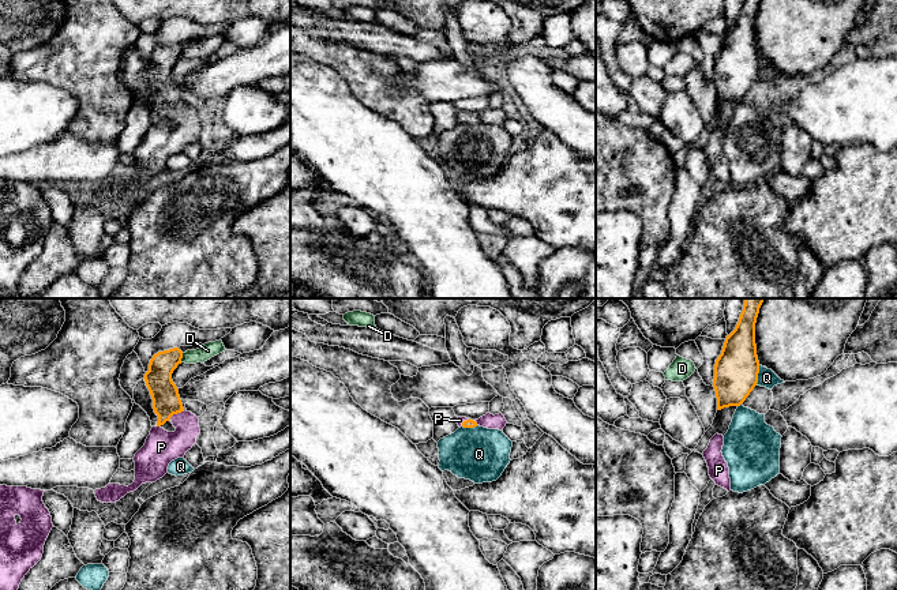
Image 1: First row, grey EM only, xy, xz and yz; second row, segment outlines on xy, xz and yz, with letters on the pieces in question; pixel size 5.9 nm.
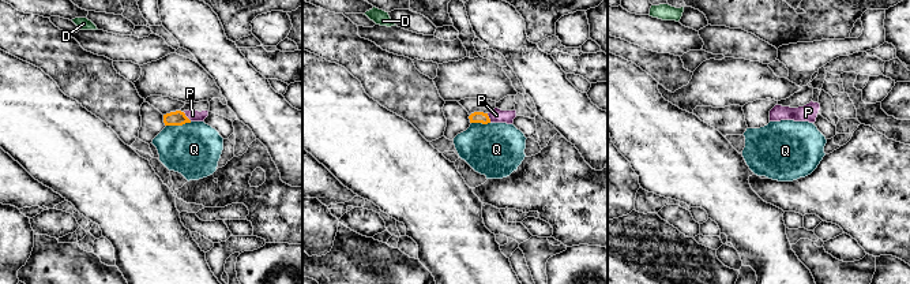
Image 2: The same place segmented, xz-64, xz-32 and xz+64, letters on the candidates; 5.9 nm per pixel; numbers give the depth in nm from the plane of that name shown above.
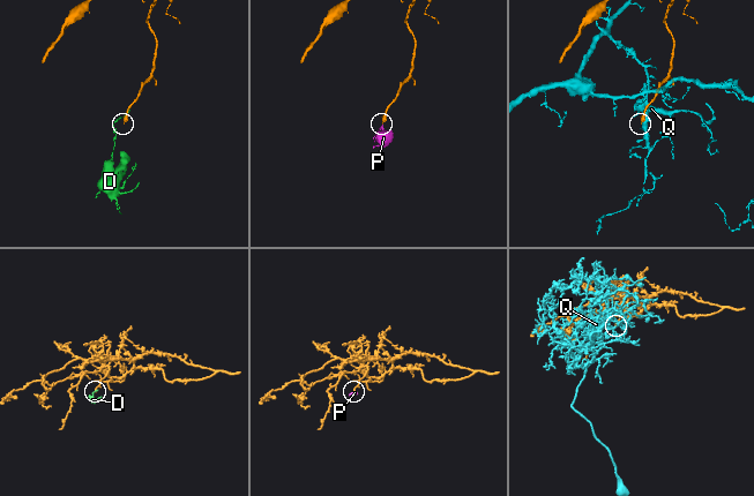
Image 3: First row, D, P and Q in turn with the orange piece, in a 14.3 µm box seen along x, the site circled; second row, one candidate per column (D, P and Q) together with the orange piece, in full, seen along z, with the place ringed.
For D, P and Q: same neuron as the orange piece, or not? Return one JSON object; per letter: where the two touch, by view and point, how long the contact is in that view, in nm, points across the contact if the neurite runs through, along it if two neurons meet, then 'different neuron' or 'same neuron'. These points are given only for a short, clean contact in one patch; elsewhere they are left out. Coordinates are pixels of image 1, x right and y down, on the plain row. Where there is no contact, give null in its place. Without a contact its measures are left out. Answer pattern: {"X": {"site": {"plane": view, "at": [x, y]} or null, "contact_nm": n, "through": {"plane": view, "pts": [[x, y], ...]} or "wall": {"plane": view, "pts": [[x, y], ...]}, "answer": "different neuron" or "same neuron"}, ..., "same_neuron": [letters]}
{"D": {"site": {"plane": "xy", "at": [181, 52]}, "contact_nm": 60, "wall": {"plane": "xy", "pts": [[183, 48], [180, 56]]}, "answer": "different neuron"}, "P": {"site": {"plane": "xy", "at": [176, 108]}, "contact_nm": 110, "through": {"plane": "xy", "pts": [[166, 97], [176, 108], [179, 126], [161, 142]]}, "answer": "same neuron"}, "Q": {"site": {"plane": "yz", "at": [757, 70]}, "contact_nm": 120, "answer": "different neuron"}, "same_neuron": ["P"]}

